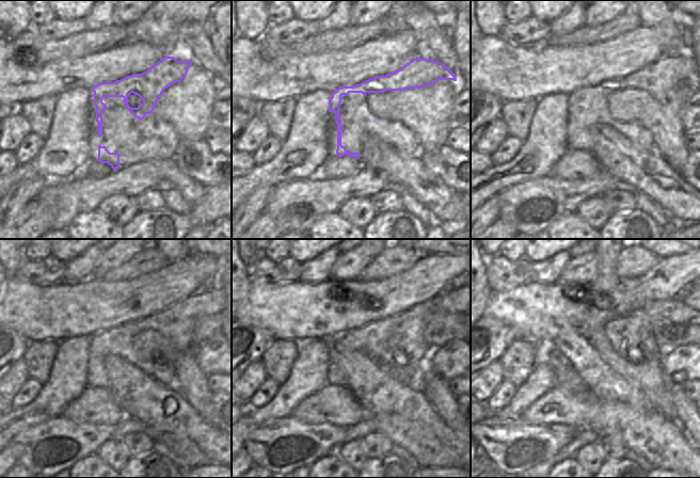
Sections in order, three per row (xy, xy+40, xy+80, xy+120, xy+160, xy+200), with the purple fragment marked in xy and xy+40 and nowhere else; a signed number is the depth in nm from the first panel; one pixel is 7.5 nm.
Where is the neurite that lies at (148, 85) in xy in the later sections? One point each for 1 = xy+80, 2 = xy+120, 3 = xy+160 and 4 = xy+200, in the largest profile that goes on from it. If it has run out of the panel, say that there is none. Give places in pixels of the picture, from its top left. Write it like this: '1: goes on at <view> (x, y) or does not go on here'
1: goes on at xy+80 (658, 79)
2: goes on at xy+120 (176, 322)
3: goes on at xy+160 (403, 332)
4: goes on at xy+200 (635, 328)

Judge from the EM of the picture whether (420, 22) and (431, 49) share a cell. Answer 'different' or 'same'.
same

